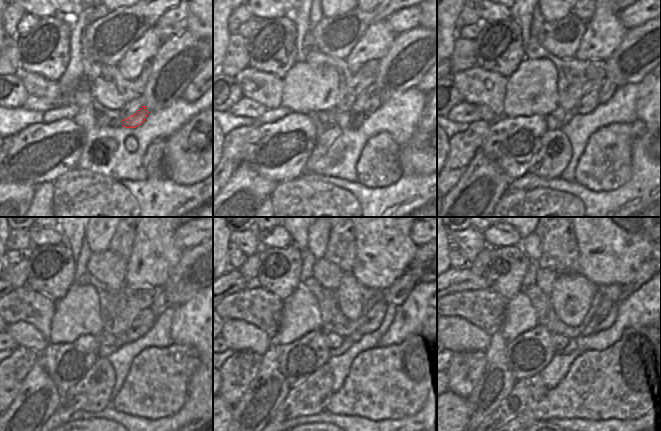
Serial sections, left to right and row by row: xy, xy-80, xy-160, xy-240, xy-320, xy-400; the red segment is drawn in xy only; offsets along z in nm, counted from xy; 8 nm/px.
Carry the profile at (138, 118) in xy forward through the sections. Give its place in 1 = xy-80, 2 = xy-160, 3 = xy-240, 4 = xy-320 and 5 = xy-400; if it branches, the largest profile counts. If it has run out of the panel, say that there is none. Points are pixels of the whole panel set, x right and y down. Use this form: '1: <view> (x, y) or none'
1: xy-80 (327, 151)
2: xy-160 (555, 151)
3: xy-240 (92, 393)
4: xy-320 (309, 397)
5: xy-400 (525, 392)

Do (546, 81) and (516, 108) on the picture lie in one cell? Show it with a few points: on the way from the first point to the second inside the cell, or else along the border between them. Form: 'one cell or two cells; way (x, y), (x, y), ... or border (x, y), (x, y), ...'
one cell; way (539, 85), (523, 100)

